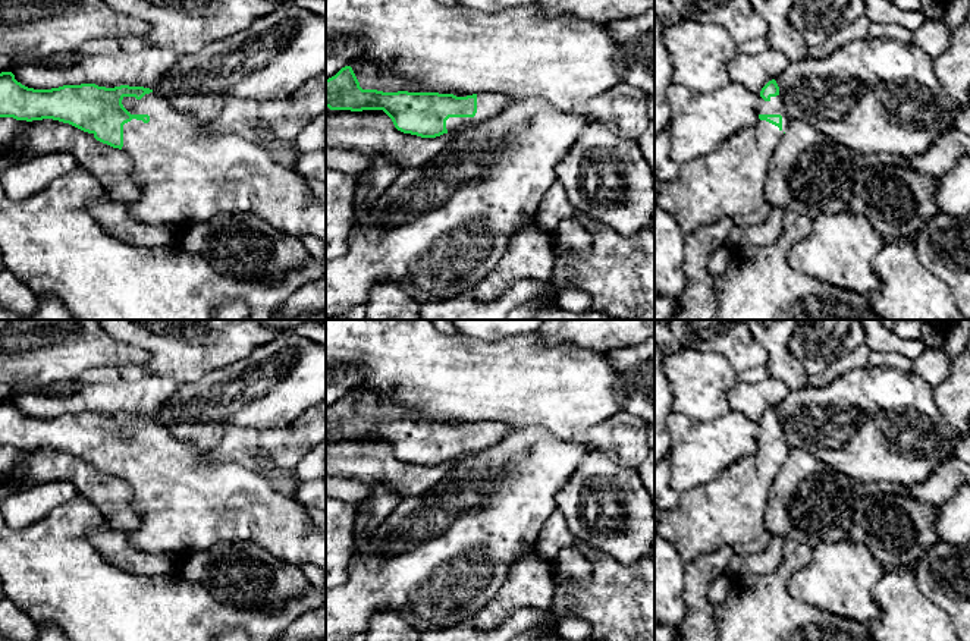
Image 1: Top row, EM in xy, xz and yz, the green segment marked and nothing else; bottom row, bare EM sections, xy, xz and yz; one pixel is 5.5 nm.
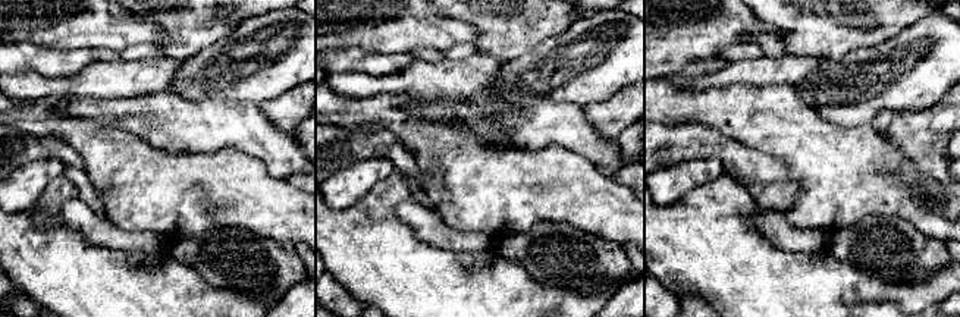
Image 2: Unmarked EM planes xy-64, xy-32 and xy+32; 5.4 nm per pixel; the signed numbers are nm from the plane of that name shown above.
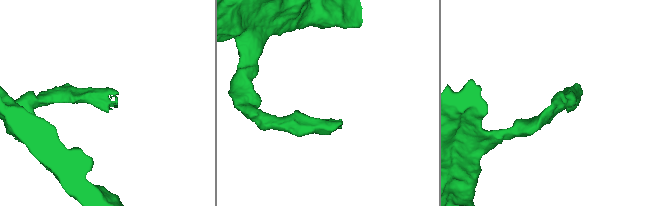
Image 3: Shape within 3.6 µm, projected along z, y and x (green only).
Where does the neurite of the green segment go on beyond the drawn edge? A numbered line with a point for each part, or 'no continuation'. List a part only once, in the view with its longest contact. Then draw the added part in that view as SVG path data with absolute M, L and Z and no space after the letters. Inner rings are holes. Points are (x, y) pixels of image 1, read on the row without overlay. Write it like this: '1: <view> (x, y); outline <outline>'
1: xy (187, 505); outline M154 420L141 428L123 425L131 443L148 443L150 450L132 447L123 453L122 480L132 490L139 525L128 532L129 541L147 553L186 559L220 541L249 541L276 559L296 566L314 565L326 578L326 534L316 527L307 509L286 497L264 475L235 462L211 464L203 450L182 443Z

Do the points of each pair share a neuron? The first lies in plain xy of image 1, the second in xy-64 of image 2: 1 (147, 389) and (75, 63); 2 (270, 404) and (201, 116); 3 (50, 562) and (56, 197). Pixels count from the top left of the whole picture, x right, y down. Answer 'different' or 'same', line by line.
1: different
2: different
3: same

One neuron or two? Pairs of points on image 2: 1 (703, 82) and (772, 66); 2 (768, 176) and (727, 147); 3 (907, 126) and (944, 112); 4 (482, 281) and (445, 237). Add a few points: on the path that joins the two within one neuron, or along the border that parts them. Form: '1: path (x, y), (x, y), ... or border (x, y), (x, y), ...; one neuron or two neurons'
1: path (721, 78), (736, 72), (755, 72); one neuron
2: path (758, 170), (744, 165), (737, 157); one neuron
3: path (916, 126), (929, 126), (935, 121); one neuron
4: border (424, 242), (448, 250), (492, 250); two neurons

